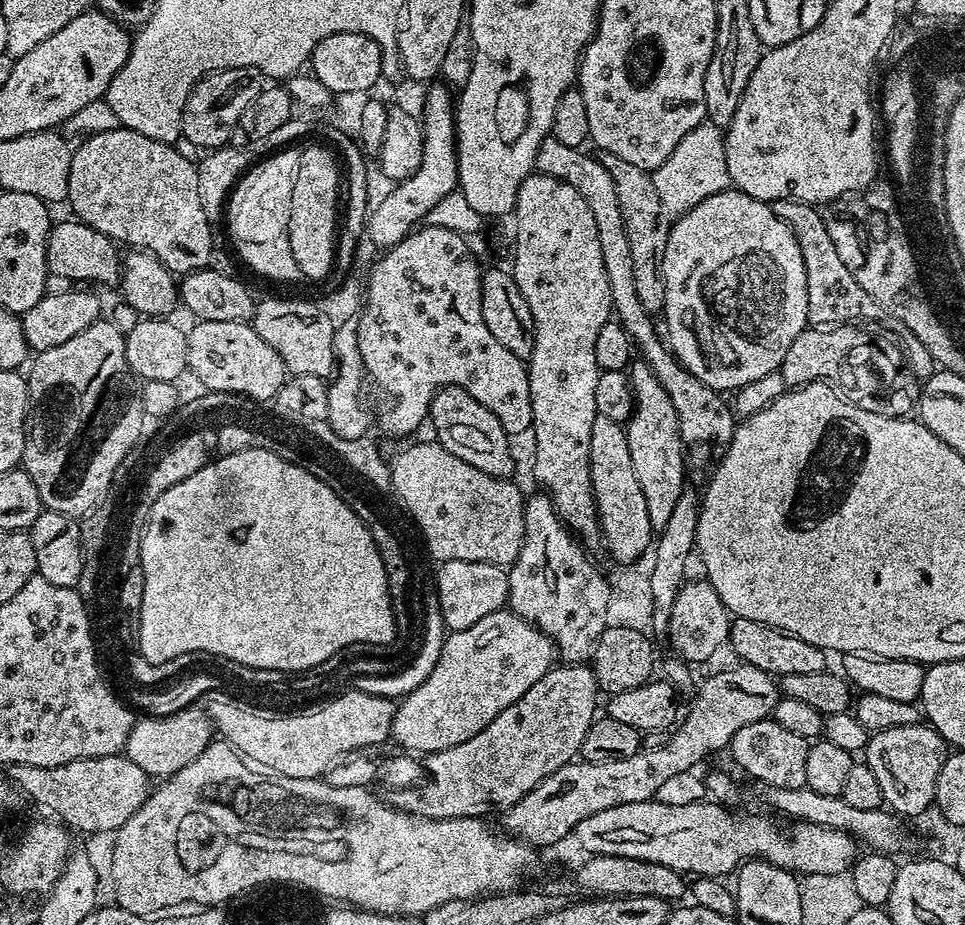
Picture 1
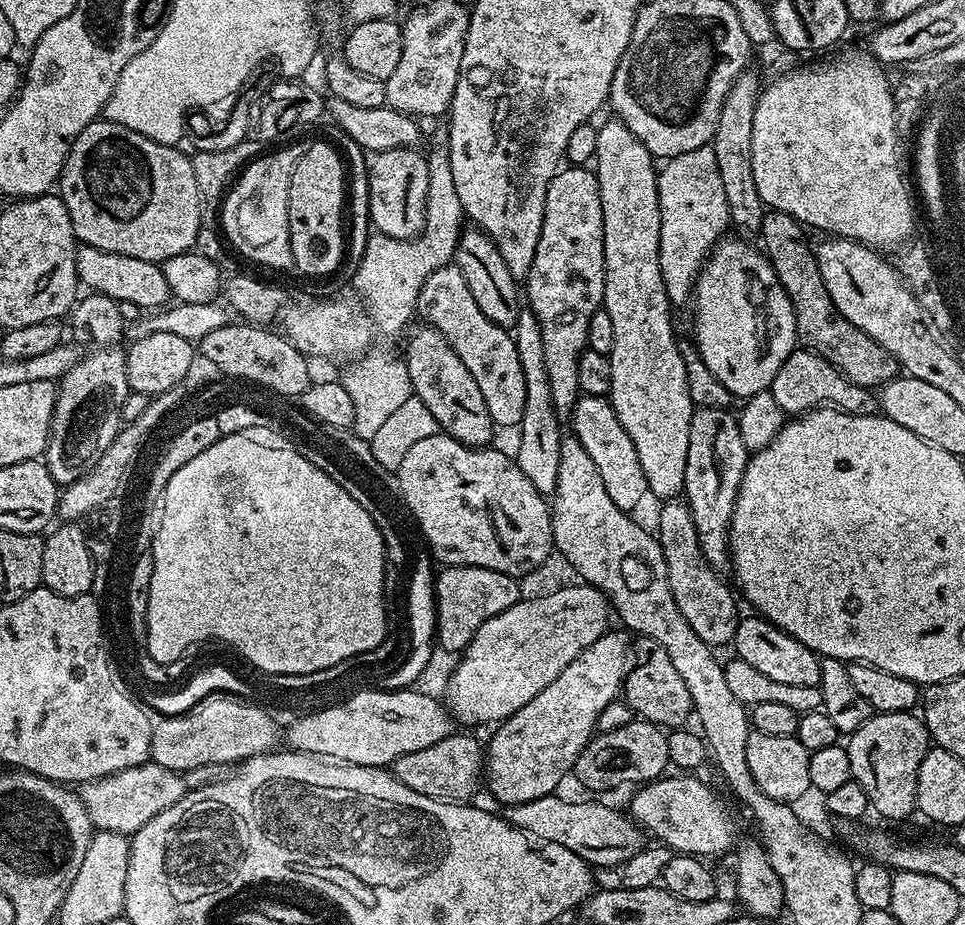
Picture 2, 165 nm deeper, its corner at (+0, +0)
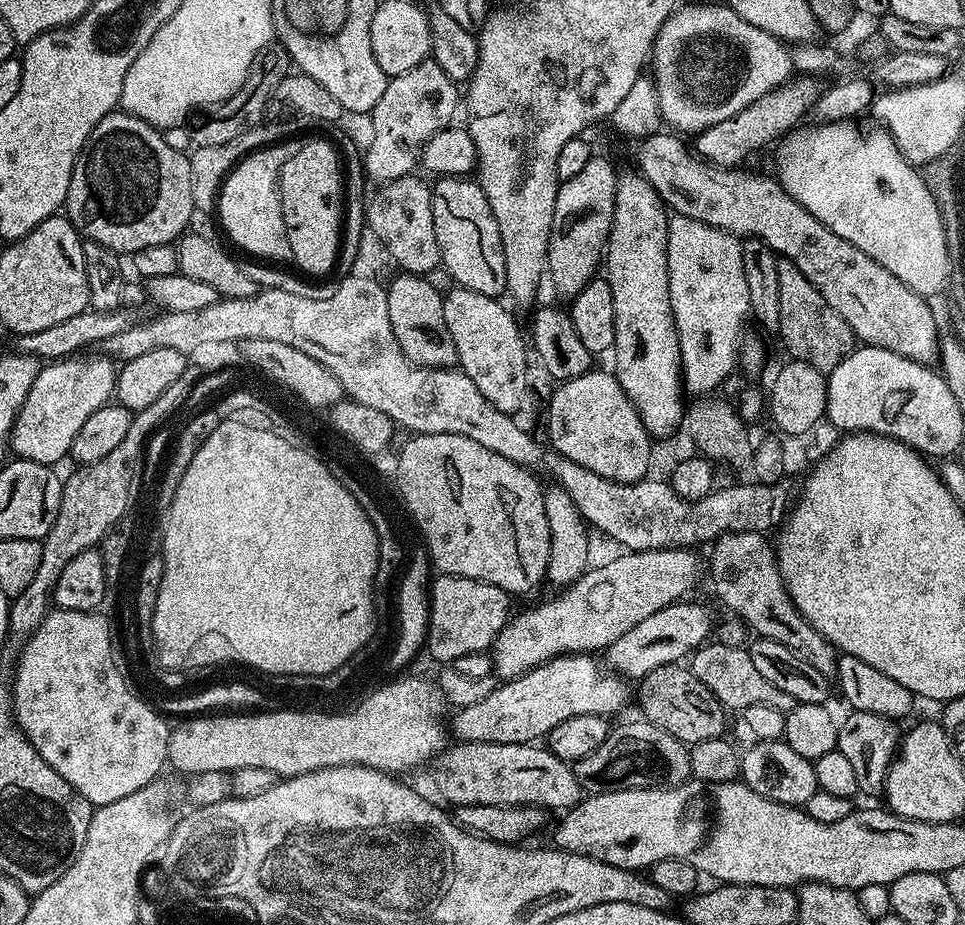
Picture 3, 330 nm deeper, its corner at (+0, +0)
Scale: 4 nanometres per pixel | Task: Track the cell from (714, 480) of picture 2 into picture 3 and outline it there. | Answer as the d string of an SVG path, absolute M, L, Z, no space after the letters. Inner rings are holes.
M728 532L714 541L712 551L712 588L716 596L737 616L756 631L757 637L782 642L798 658L810 662L818 674L835 677L838 653L794 606L788 587L776 561L773 541L762 532Z

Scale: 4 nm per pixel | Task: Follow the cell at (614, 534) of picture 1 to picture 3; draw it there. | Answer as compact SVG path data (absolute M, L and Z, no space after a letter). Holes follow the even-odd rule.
M593 370L578 378L563 381L557 388L560 389L553 394L548 404L548 436L552 439L551 447L555 451L567 460L578 462L578 466L586 466L586 470L594 470L594 474L602 474L602 478L610 478L610 482L633 484L649 475L653 437L648 435L638 410L630 398L626 398L626 390L622 390L611 371Z

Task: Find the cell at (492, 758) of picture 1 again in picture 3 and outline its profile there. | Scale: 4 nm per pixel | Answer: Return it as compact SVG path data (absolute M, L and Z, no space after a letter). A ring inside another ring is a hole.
M677 602L666 606L658 610L658 614L650 614L650 618L626 630L618 642L606 649L607 667L629 681L639 682L658 670L658 666L681 663L685 658L691 657L697 648L704 647L711 637L708 635L712 632L712 612L704 604L688 603Z

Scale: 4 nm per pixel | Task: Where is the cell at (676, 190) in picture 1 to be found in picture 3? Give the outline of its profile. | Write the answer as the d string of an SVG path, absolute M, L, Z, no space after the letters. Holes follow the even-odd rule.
M673 215L668 221L668 289L670 306L680 343L680 374L685 393L704 398L732 371L737 371L744 319L750 316L750 289L746 287L746 270L742 270L742 240L726 230L711 228L694 218Z

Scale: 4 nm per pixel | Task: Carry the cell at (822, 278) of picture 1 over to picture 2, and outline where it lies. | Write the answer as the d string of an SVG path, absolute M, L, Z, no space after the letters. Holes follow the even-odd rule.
M771 210L765 211L758 233L762 251L774 266L774 274L778 274L782 290L786 290L794 306L797 341L809 352L817 352L822 358L826 358L826 362L835 366L841 376L860 388L872 390L896 379L902 372L900 363L886 350L882 350L882 346L878 346L878 342L874 342L870 334L858 330L854 322L838 314L830 294L826 294L826 282L822 282L816 254L813 245L808 245L807 234L809 235L805 225L799 224L793 216Z

